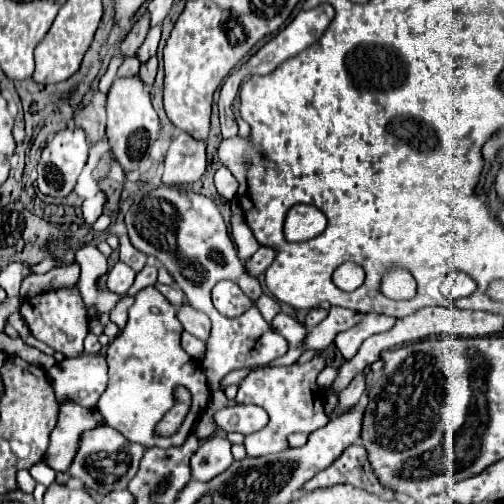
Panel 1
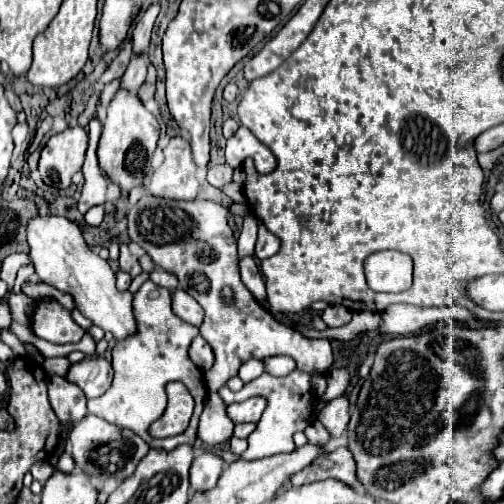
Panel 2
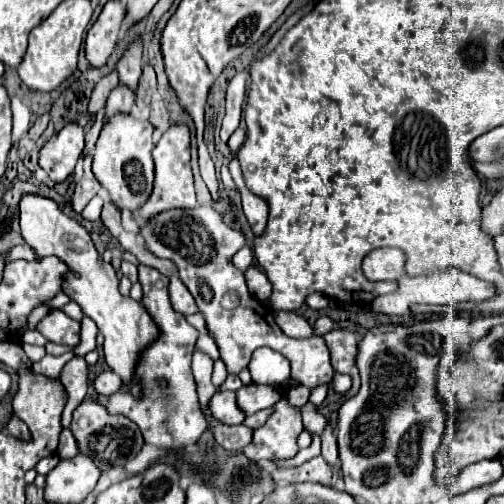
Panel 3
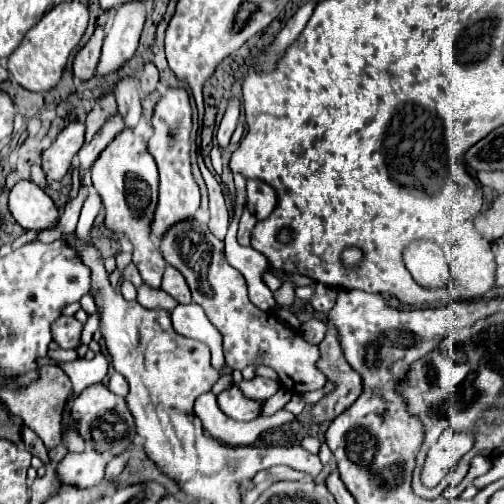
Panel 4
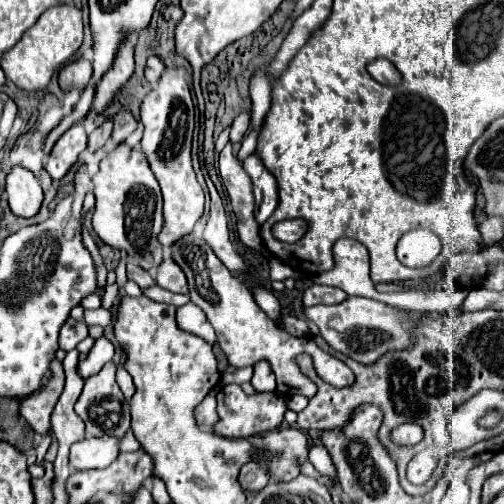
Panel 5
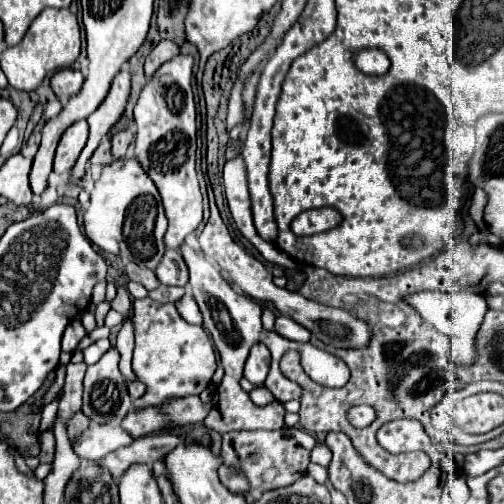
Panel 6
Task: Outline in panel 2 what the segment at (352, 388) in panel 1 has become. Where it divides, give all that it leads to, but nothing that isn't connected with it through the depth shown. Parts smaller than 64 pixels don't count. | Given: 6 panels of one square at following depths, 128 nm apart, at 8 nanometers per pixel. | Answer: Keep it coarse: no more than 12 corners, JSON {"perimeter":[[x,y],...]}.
{"perimeter":[[336,398],[318,414],[332,438],[350,420],[350,400]]}

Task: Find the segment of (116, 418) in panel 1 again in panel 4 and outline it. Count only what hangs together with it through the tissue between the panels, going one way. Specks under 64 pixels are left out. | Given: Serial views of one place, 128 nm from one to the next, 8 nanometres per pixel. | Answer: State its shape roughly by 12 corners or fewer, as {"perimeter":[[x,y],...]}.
{"perimeter":[[124,128],[92,164],[106,226],[134,246],[160,288],[166,260],[150,242],[158,168]]}

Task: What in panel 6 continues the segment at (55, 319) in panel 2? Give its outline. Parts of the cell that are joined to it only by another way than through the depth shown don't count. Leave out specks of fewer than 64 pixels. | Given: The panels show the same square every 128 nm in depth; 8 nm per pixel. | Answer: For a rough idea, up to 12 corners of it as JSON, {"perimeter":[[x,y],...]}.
{"perimeter":[[72,320],[62,336],[62,352],[74,352],[86,336],[82,322]]}

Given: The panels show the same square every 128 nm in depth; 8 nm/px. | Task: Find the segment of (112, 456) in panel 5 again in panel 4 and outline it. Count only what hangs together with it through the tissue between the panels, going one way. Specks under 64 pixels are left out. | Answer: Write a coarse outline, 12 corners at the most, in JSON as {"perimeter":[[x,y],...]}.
{"perimeter":[[66,454],[56,466],[62,484],[92,488],[104,480],[104,454]]}

